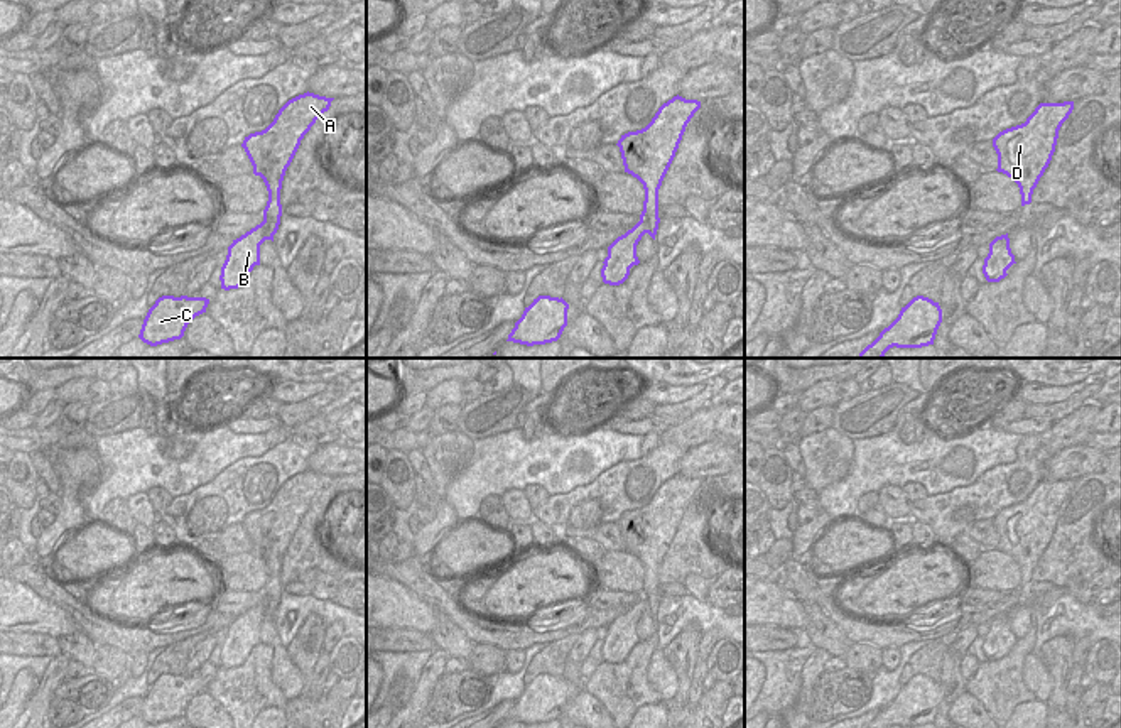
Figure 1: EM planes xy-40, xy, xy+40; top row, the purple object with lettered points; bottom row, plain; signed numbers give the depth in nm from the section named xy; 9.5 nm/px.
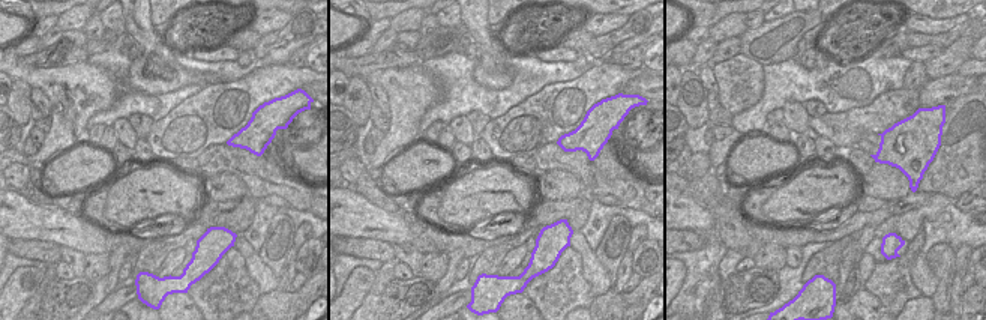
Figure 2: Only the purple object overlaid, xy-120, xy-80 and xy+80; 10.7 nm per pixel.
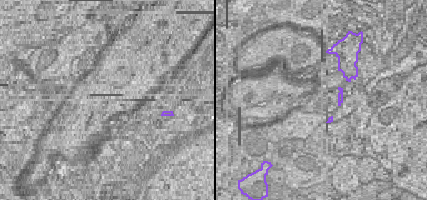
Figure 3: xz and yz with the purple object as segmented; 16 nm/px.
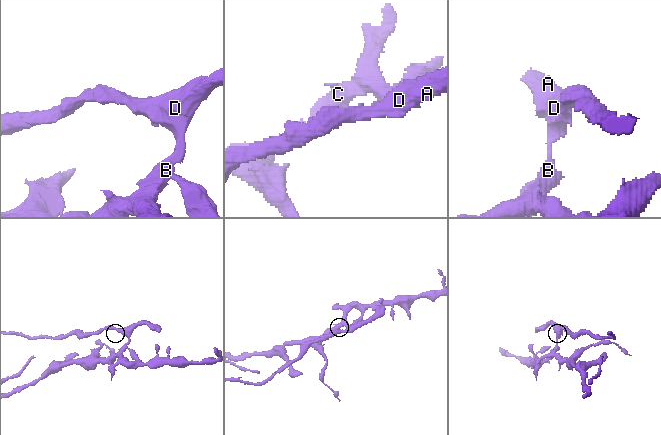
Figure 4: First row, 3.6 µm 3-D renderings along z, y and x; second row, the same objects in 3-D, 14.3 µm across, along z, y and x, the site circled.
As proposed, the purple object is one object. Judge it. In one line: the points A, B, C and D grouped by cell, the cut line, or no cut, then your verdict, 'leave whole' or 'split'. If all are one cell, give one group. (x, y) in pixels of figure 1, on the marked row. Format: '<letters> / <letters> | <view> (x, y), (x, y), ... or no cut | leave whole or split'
A D / B C | xy (640, 215), (649, 232) | split

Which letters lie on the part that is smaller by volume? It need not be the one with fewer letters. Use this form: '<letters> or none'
A, D

